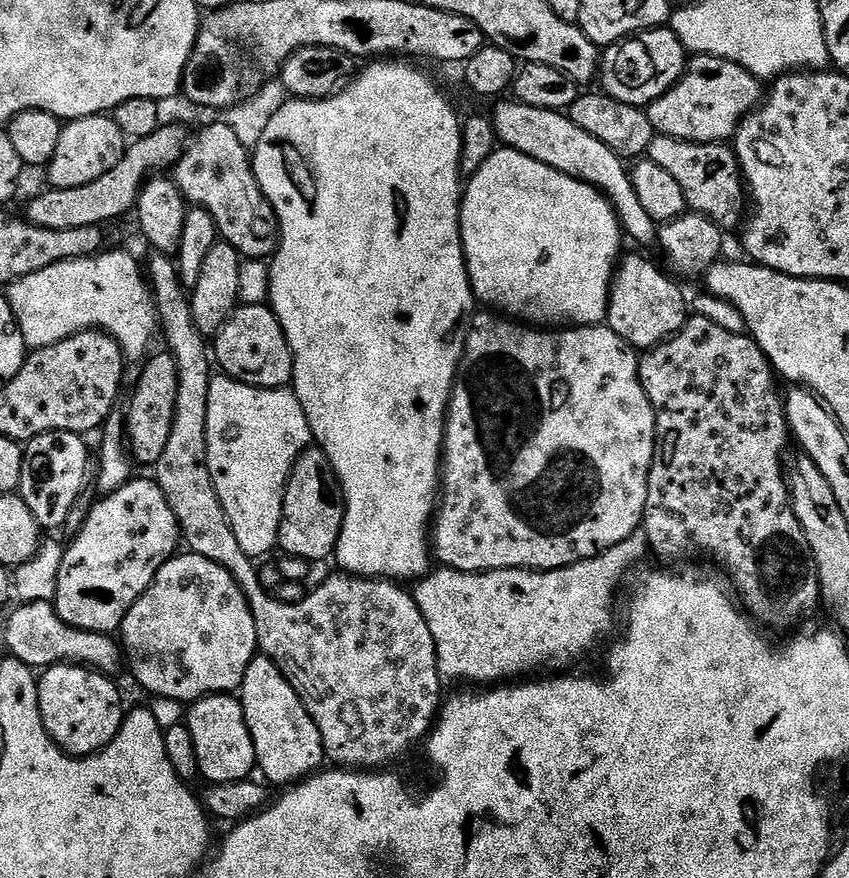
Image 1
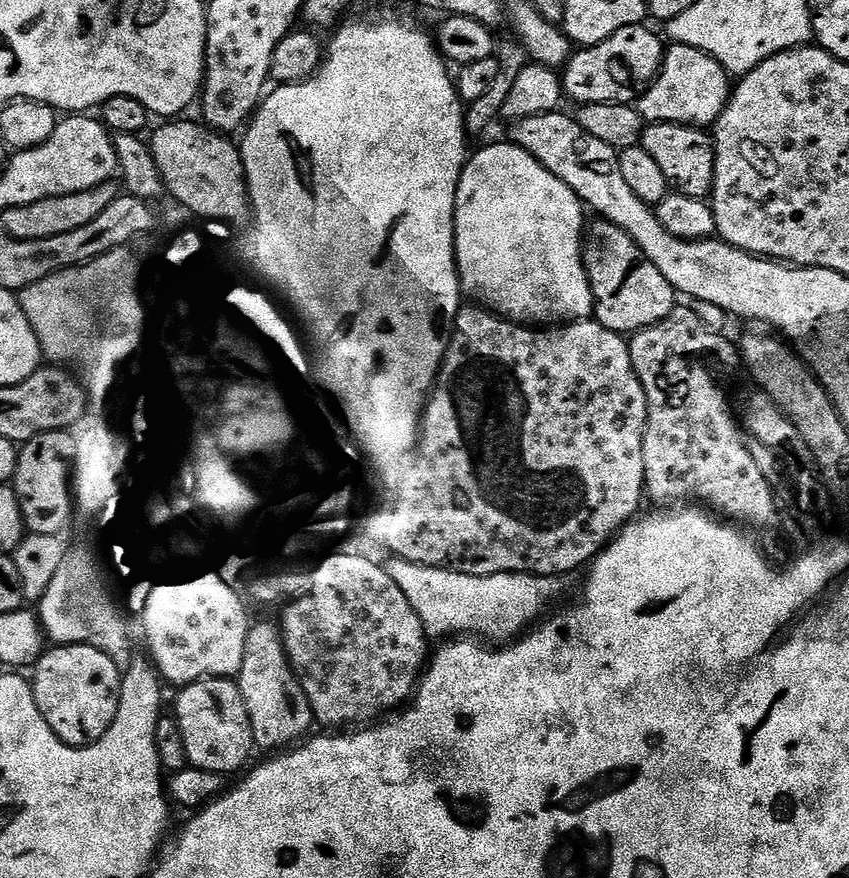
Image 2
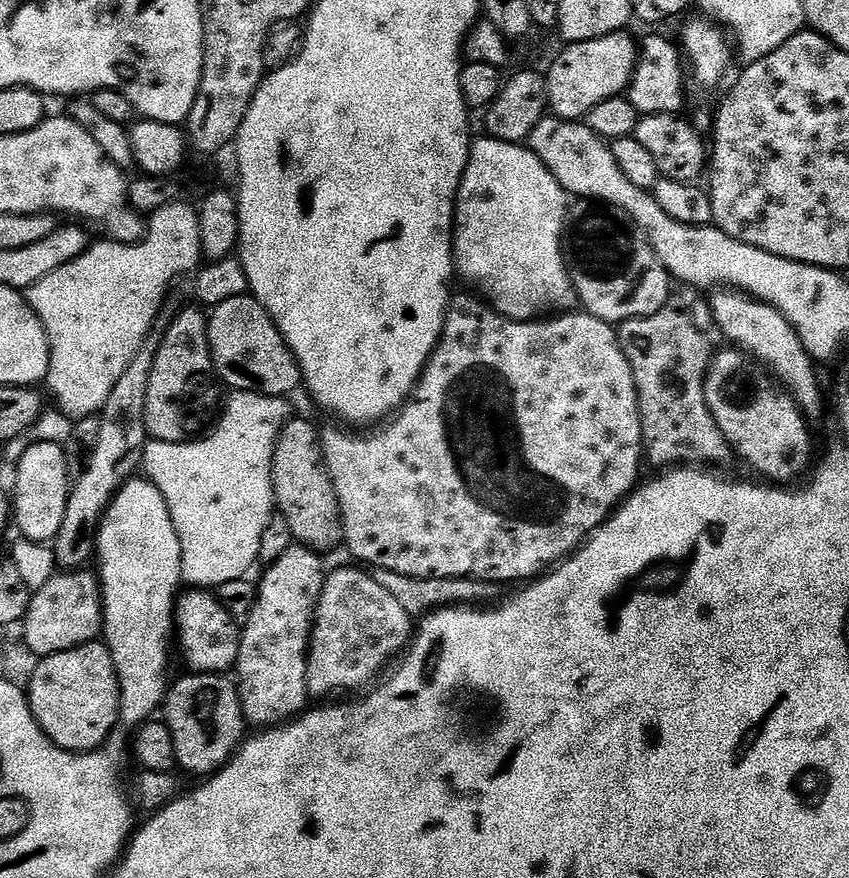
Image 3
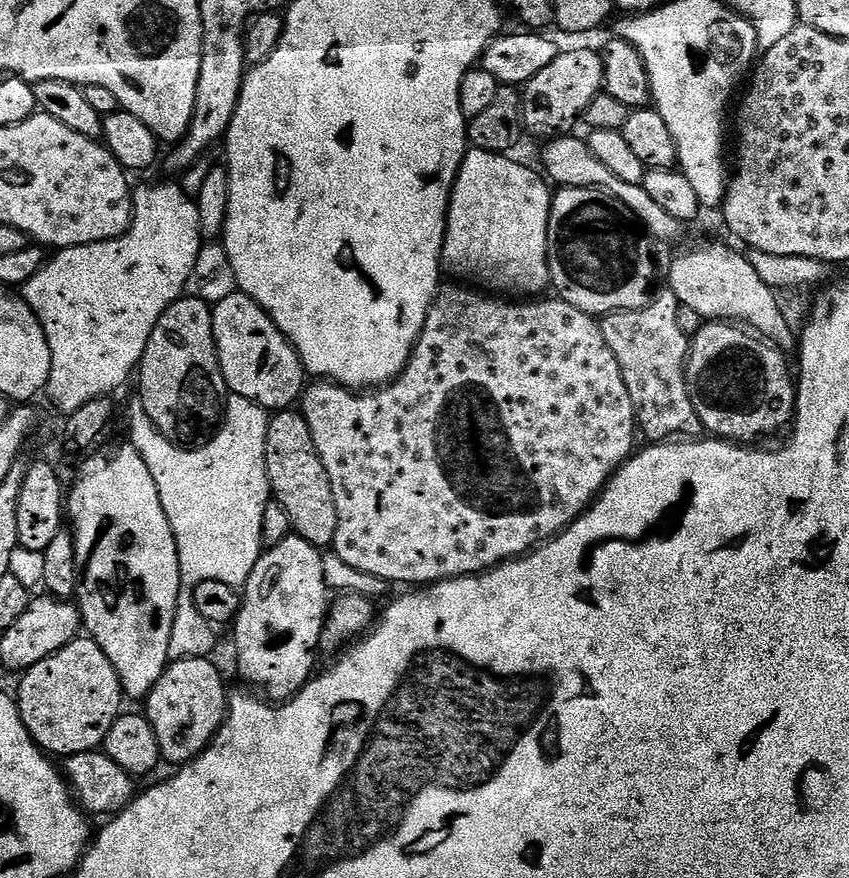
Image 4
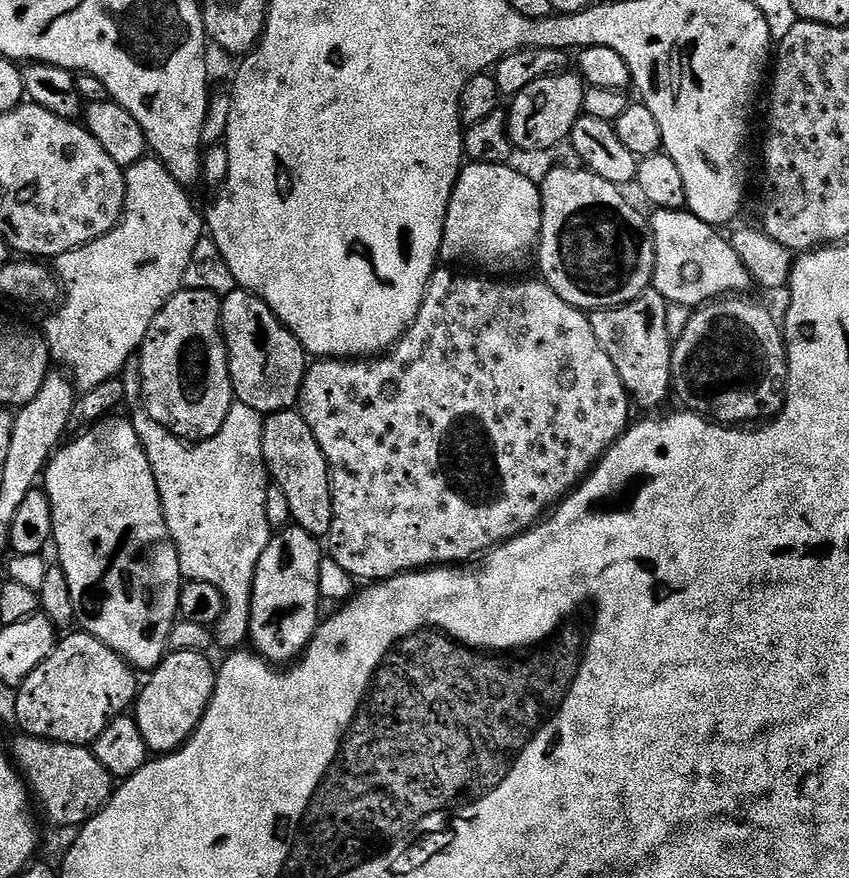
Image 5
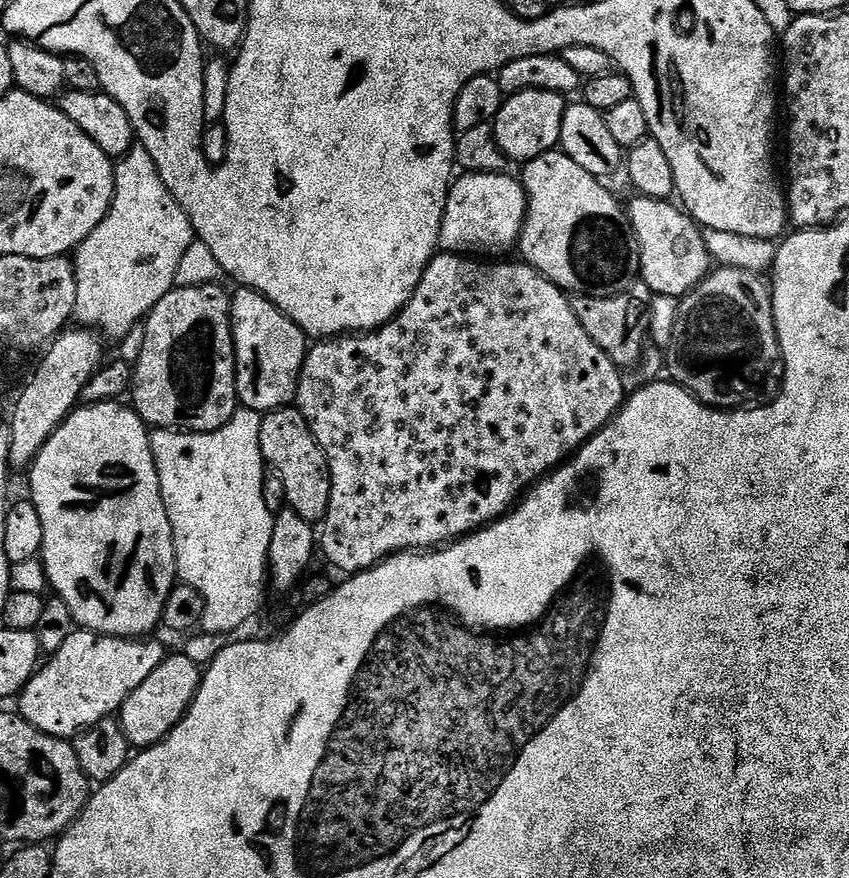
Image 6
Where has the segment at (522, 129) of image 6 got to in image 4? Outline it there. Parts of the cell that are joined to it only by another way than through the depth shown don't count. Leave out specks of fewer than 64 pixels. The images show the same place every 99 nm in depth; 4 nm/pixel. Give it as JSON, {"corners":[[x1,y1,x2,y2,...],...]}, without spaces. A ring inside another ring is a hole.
{"corners":[[572,48,569,50,561,51,558,58,554,58,554,62,550,62,550,66,546,66,546,70,541,70,539,74,534,74,534,78,530,78,528,84,523,85,522,88,522,103,524,105,524,127,527,135,532,136,544,136,543,138,555,138,571,126,575,120,579,121,583,117,585,110,590,106,590,102,594,102,596,96,601,95,604,92,604,57,599,51,595,52,592,48]]}

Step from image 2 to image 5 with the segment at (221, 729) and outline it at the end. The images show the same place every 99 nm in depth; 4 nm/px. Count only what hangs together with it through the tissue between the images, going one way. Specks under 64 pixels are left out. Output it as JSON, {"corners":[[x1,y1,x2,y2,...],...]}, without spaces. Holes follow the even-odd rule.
{"corners":[[190,649,169,651,160,665,151,669,148,681,143,681,134,701,134,715,142,738,146,738,149,753,167,754,182,747,194,734,208,709,214,694,217,669,204,652]]}

